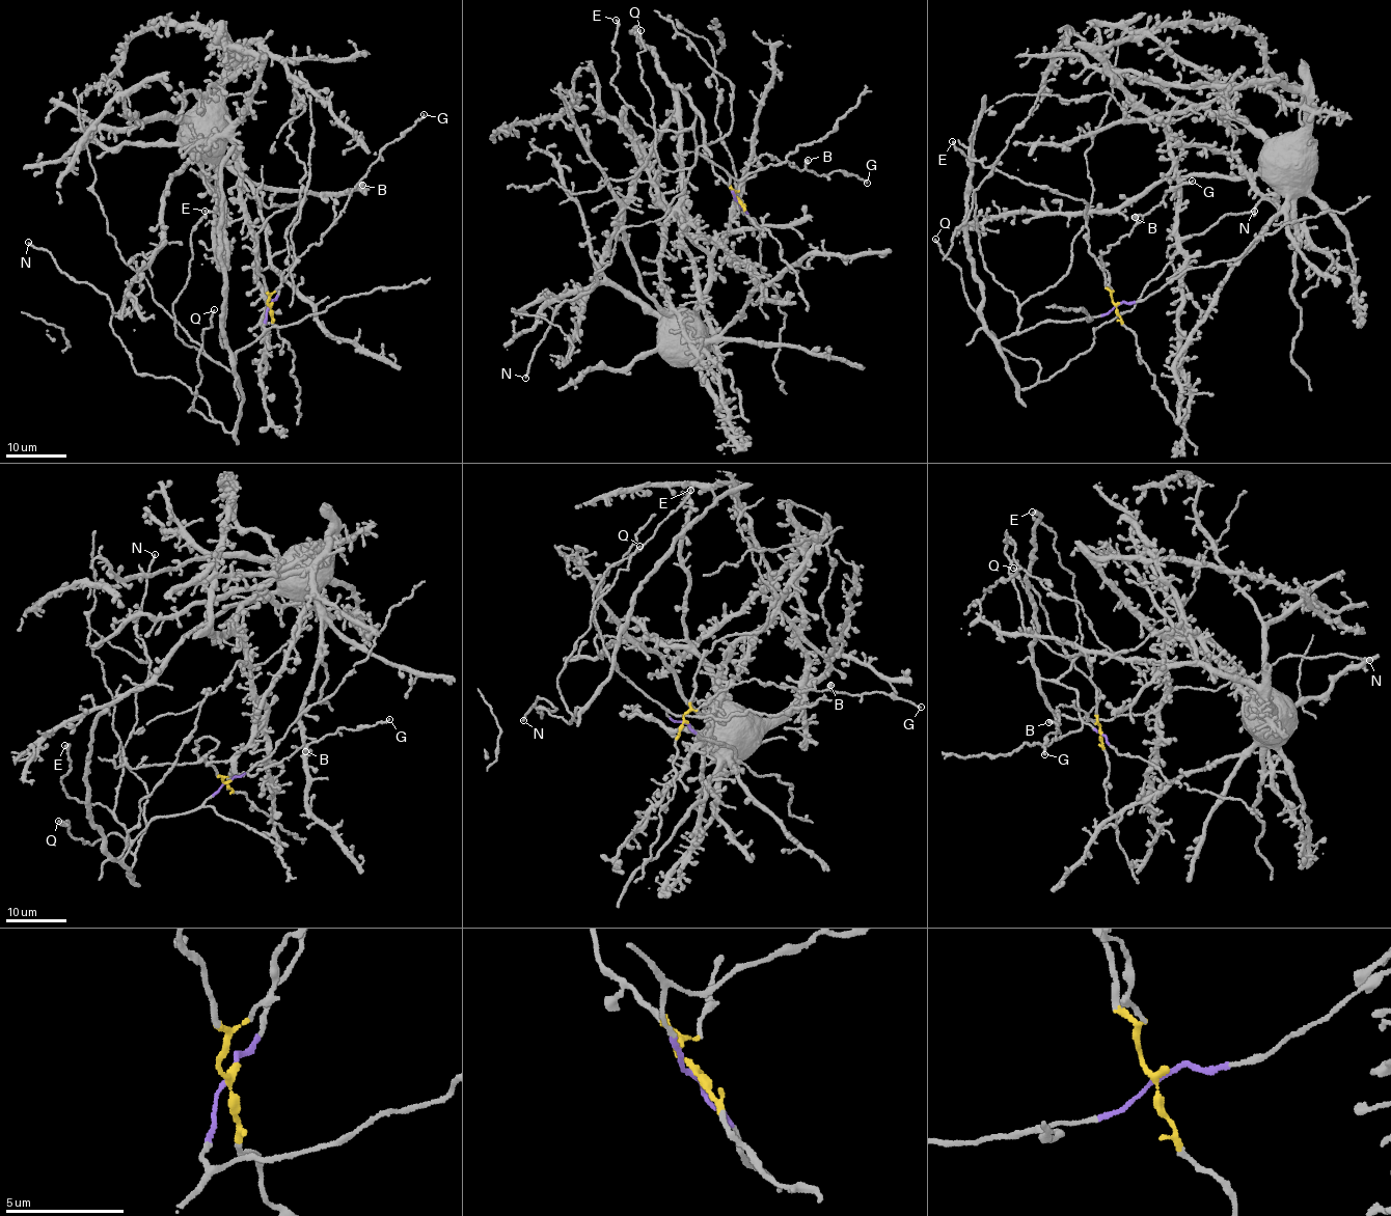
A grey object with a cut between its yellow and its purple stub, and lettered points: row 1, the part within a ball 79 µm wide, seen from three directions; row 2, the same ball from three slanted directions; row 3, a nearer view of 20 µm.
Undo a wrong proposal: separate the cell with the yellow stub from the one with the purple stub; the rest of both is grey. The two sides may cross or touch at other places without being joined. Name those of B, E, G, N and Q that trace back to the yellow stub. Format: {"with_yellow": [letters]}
{"with_yellow": ["B", "G"]}

